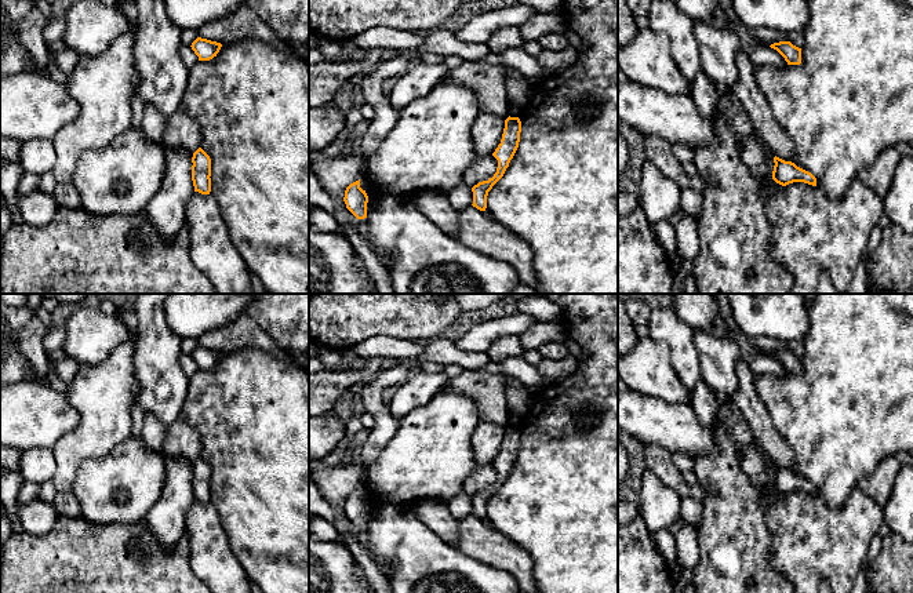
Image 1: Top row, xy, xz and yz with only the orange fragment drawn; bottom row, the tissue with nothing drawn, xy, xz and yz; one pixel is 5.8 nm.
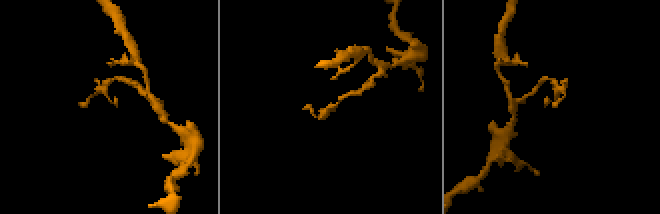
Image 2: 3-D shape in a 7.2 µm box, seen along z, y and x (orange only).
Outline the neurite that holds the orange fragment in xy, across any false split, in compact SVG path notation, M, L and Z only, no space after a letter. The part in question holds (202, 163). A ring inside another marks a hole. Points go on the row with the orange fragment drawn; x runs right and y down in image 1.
M199 148L192 157L192 181L194 192L210 194L211 192L211 159Z

